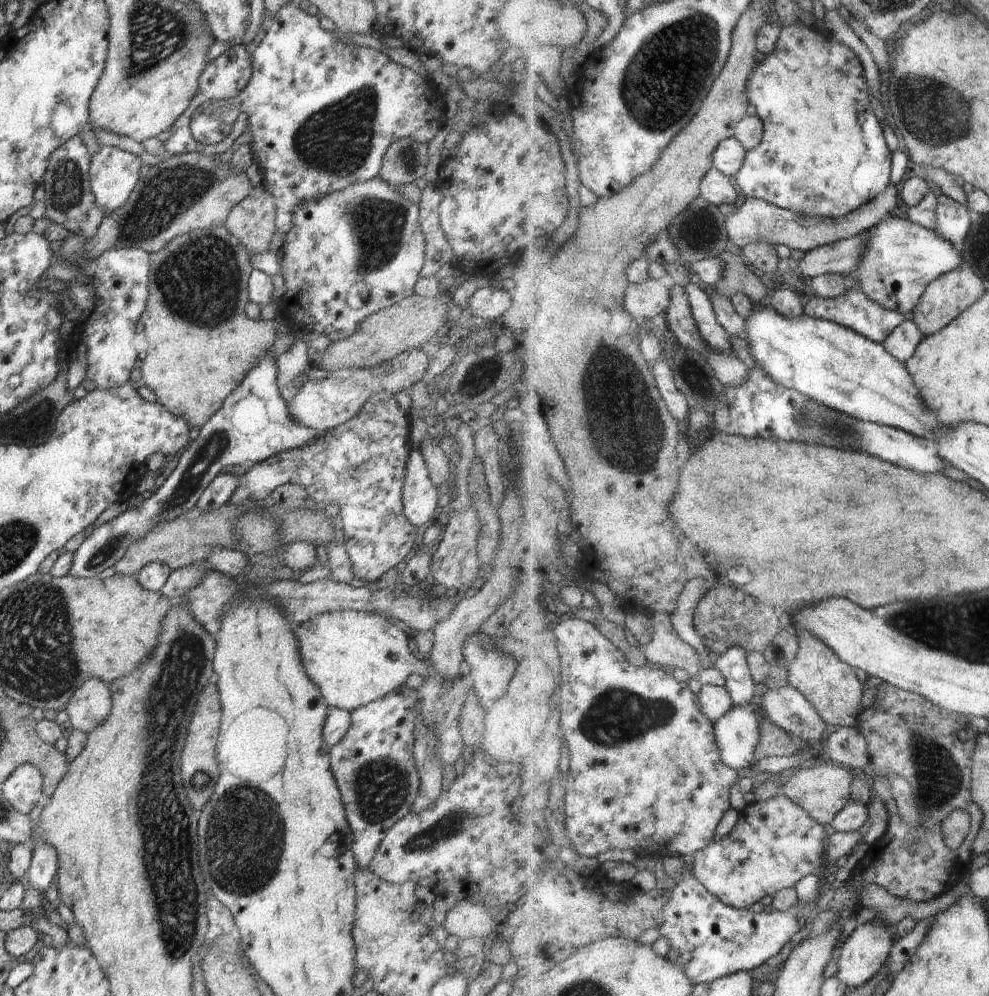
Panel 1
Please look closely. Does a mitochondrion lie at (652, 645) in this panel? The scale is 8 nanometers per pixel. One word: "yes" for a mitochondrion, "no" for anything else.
no

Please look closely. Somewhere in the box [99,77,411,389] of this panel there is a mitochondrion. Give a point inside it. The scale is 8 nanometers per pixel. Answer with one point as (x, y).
(200, 282)

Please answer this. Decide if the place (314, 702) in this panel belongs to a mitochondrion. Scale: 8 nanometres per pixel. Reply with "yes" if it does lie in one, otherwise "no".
no

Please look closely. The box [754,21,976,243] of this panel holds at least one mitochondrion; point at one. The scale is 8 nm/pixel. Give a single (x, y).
(938, 121)

